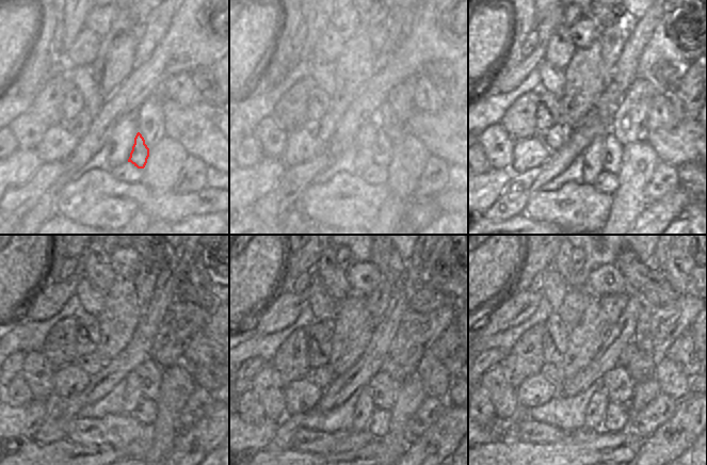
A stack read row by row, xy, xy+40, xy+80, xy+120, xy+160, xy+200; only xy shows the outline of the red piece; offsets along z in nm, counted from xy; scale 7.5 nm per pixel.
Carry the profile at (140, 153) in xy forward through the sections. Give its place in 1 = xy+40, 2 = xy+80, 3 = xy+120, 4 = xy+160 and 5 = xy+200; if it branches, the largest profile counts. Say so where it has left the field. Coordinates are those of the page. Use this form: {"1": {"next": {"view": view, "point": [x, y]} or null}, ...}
{"1": {"next": {"view": "xy+40", "point": [382, 148]}}, "2": {"next": {"view": "xy+80", "point": [622, 157]}}, "3": {"next": {"view": "xy+120", "point": [149, 388]}}, "4": {"next": {"view": "xy+160", "point": [385, 389]}}, "5": {"next": {"view": "xy+200", "point": [621, 385]}}}

